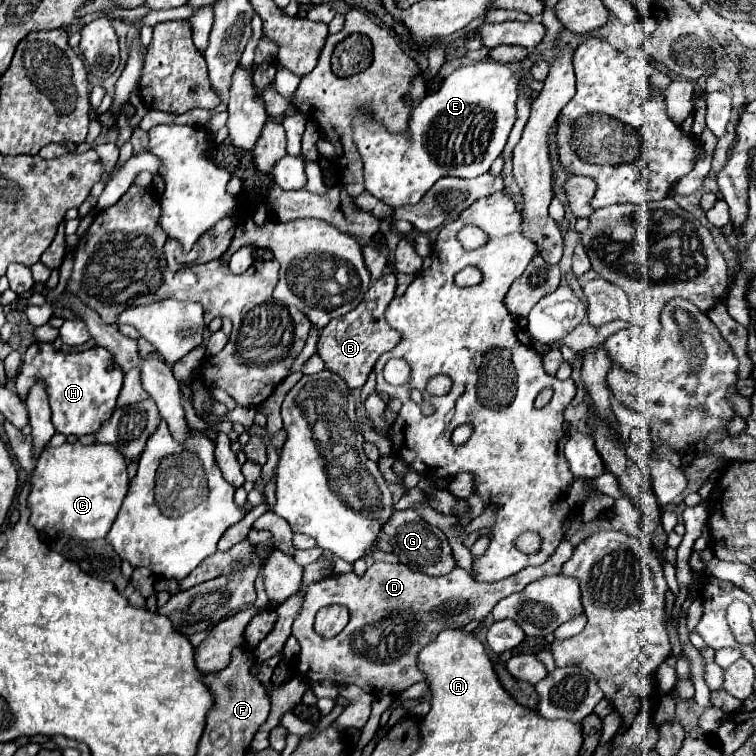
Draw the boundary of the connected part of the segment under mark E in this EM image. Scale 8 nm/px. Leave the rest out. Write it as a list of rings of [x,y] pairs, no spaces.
[[[486,59],[456,69],[442,81],[436,93],[426,95],[418,105],[414,105],[408,123],[410,133],[406,137],[388,133],[380,123],[372,121],[370,117],[364,121],[364,115],[360,111],[354,119],[354,141],[364,161],[366,191],[370,191],[376,199],[384,201],[386,205],[396,207],[406,203],[418,203],[420,197],[444,175],[478,177],[482,173],[488,173],[494,159],[500,157],[510,135],[510,129],[516,121],[516,99],[518,77],[510,71],[506,63]]]

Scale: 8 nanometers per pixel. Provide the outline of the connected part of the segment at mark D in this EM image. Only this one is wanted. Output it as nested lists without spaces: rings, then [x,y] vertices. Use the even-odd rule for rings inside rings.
[[[564,539],[544,565],[526,567],[520,573],[496,583],[476,581],[460,567],[448,573],[446,579],[444,575],[430,577],[418,571],[410,571],[406,565],[384,561],[374,561],[362,577],[356,573],[324,577],[306,589],[304,605],[292,625],[292,633],[300,643],[298,671],[308,681],[332,679],[338,685],[354,683],[374,697],[398,695],[410,685],[426,679],[418,667],[416,655],[424,645],[434,641],[440,631],[462,629],[474,619],[484,619],[500,599],[522,591],[528,583],[540,577],[560,573],[562,565],[572,555],[572,549],[572,543]],[[330,603],[348,607],[350,623],[342,633],[326,639],[314,633],[314,615],[318,609]],[[376,635],[380,635],[378,641],[374,639]]]

